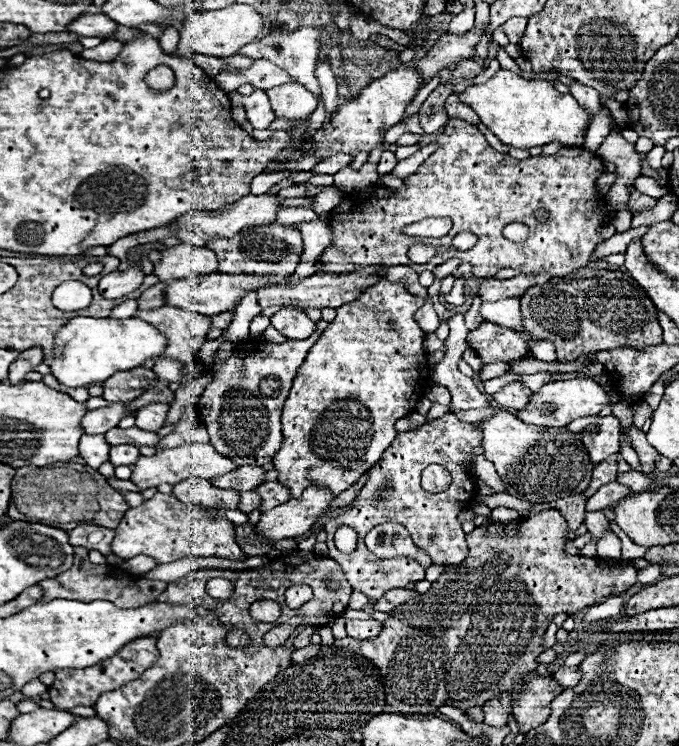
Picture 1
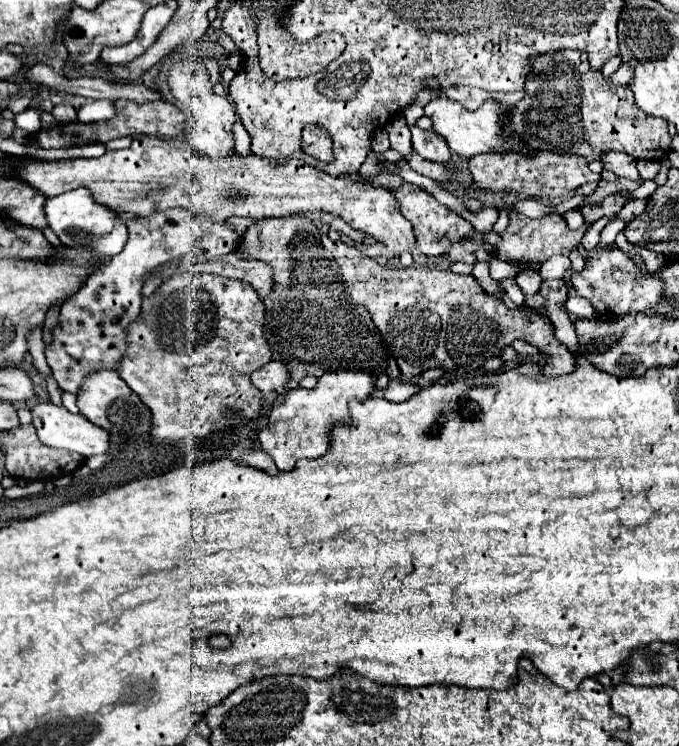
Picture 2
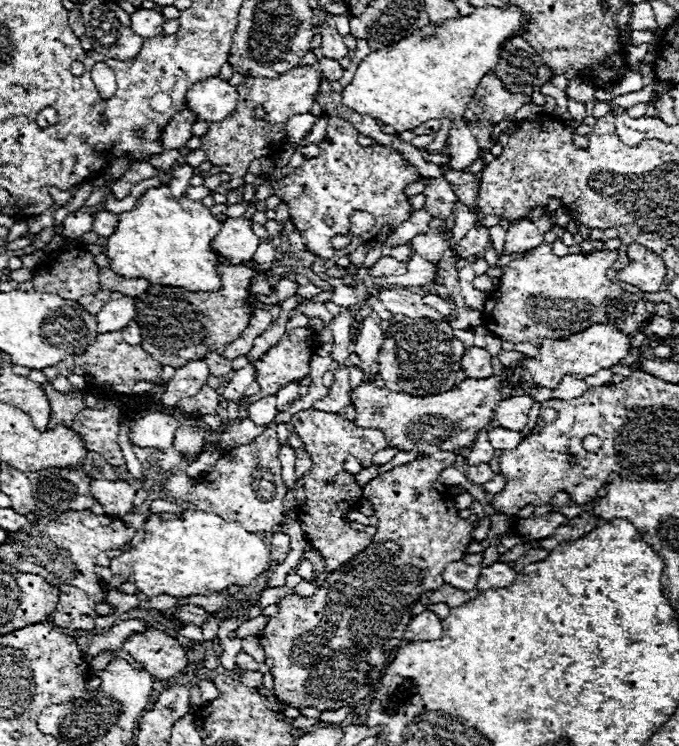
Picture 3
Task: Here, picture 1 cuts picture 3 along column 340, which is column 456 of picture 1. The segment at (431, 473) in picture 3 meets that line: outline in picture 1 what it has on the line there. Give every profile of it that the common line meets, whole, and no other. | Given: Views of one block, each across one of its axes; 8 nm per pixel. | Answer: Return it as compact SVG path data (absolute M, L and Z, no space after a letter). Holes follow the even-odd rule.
M548 510L508 524L478 526L468 534L468 558L460 566L446 566L426 594L418 594L414 600L390 610L388 620L382 624L382 630L376 638L358 640L346 636L335 640L334 645L337 648L350 648L378 666L384 680L386 702L394 712L432 714L436 708L422 706L442 704L462 710L484 706L484 702L492 696L512 692L514 678L536 670L536 658L546 650L540 644L540 638L544 638L544 632L556 614L580 612L588 606L604 602L610 594L620 594L636 584L638 570L632 566L622 568L616 560L610 562L566 554L566 532L568 524L558 510Z

